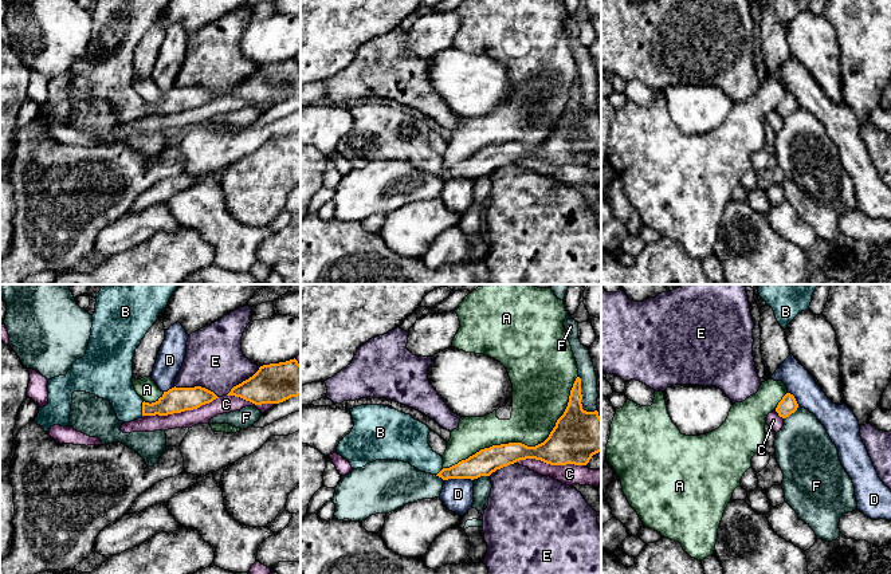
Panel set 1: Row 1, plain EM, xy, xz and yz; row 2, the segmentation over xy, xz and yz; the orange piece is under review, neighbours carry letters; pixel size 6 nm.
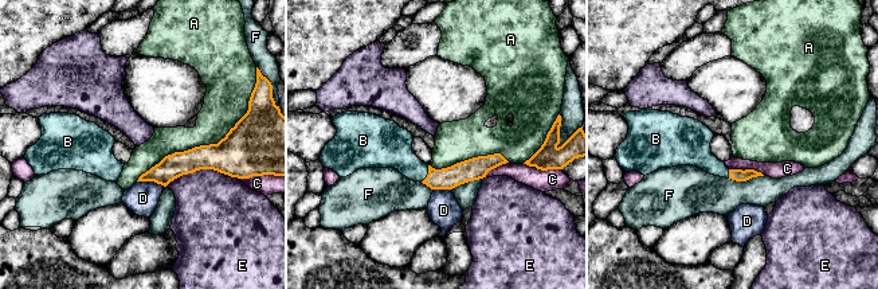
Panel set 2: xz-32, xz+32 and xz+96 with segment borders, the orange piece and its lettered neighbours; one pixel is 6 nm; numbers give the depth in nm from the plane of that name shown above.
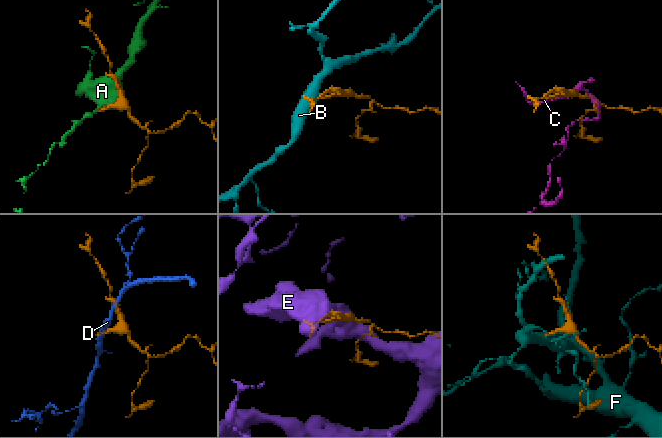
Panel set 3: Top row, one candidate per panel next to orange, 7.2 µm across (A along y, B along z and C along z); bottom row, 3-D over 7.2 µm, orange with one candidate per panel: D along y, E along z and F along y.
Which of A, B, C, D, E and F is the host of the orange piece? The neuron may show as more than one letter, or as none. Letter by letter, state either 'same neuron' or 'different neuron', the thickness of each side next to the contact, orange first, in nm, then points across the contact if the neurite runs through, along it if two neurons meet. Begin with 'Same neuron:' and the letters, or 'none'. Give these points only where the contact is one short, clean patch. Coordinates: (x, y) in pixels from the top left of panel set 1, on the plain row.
Same neuron: B
A: different neuron; calibres 240 and 280 nm
B: same neuron; calibres 160 and 240 nm; way xy (176, 99), (161, 107), (142, 107), (112, 79)
C: different neuron; calibres 160 and 110 nm
D: different neuron; calibres 160 and 190 nm; border xz (473, 179), (444, 180)
E: different neuron; calibres 160 and 340 nm
F: different neuron; calibres 160 and 110 nm

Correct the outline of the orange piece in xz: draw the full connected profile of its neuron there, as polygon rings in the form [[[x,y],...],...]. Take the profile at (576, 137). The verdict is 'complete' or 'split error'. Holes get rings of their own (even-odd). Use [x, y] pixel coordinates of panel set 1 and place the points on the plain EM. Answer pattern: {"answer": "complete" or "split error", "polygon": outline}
{"answer": "split error", "polygon": [[[581,78],[570,90],[564,114],[549,137],[535,145],[509,142],[480,149],[458,164],[444,168],[443,157],[428,144],[429,127],[384,105],[361,105],[350,109],[354,126],[337,146],[353,169],[376,160],[409,162],[417,170],[448,178],[478,178],[519,160],[535,158],[550,165],[586,165],[601,152],[601,117],[582,109]]]}

